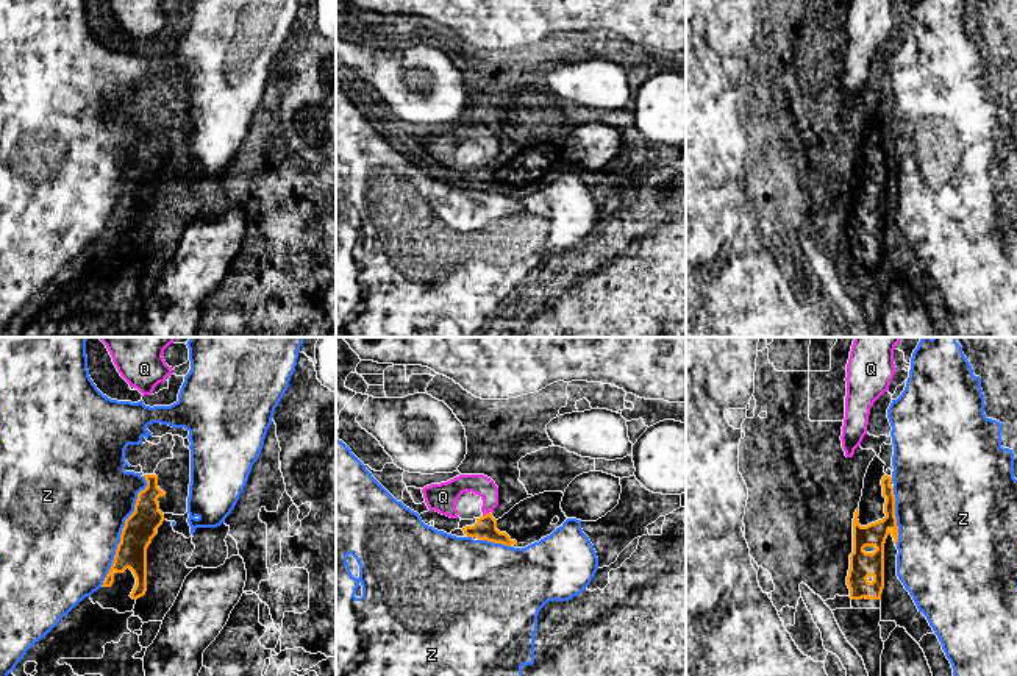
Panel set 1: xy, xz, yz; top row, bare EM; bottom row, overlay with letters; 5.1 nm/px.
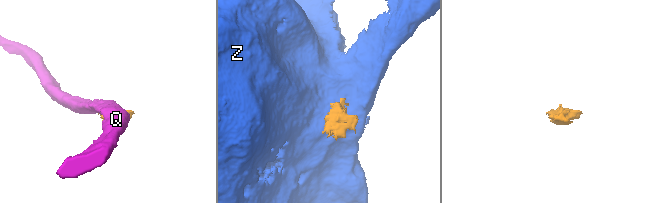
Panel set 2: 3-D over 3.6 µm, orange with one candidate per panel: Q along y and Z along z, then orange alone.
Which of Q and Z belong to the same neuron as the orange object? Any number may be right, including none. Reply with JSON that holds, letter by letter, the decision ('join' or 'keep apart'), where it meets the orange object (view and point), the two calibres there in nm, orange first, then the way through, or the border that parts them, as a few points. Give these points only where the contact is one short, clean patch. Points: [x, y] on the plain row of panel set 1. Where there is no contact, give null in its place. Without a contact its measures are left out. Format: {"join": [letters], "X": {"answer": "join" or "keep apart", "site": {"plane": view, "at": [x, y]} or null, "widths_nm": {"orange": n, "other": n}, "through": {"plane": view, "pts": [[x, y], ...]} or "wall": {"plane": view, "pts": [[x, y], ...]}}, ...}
{"join": [], "Q": {"answer": "keep apart", "site": {"plane": "xz", "at": [486, 164]}, "widths_nm": {"orange": 120, "other": 150}}, "Z": {"answer": "keep apart", "site": {"plane": "xy", "at": [122, 181]}, "widths_nm": {"orange": 160, "other": 500}}}

